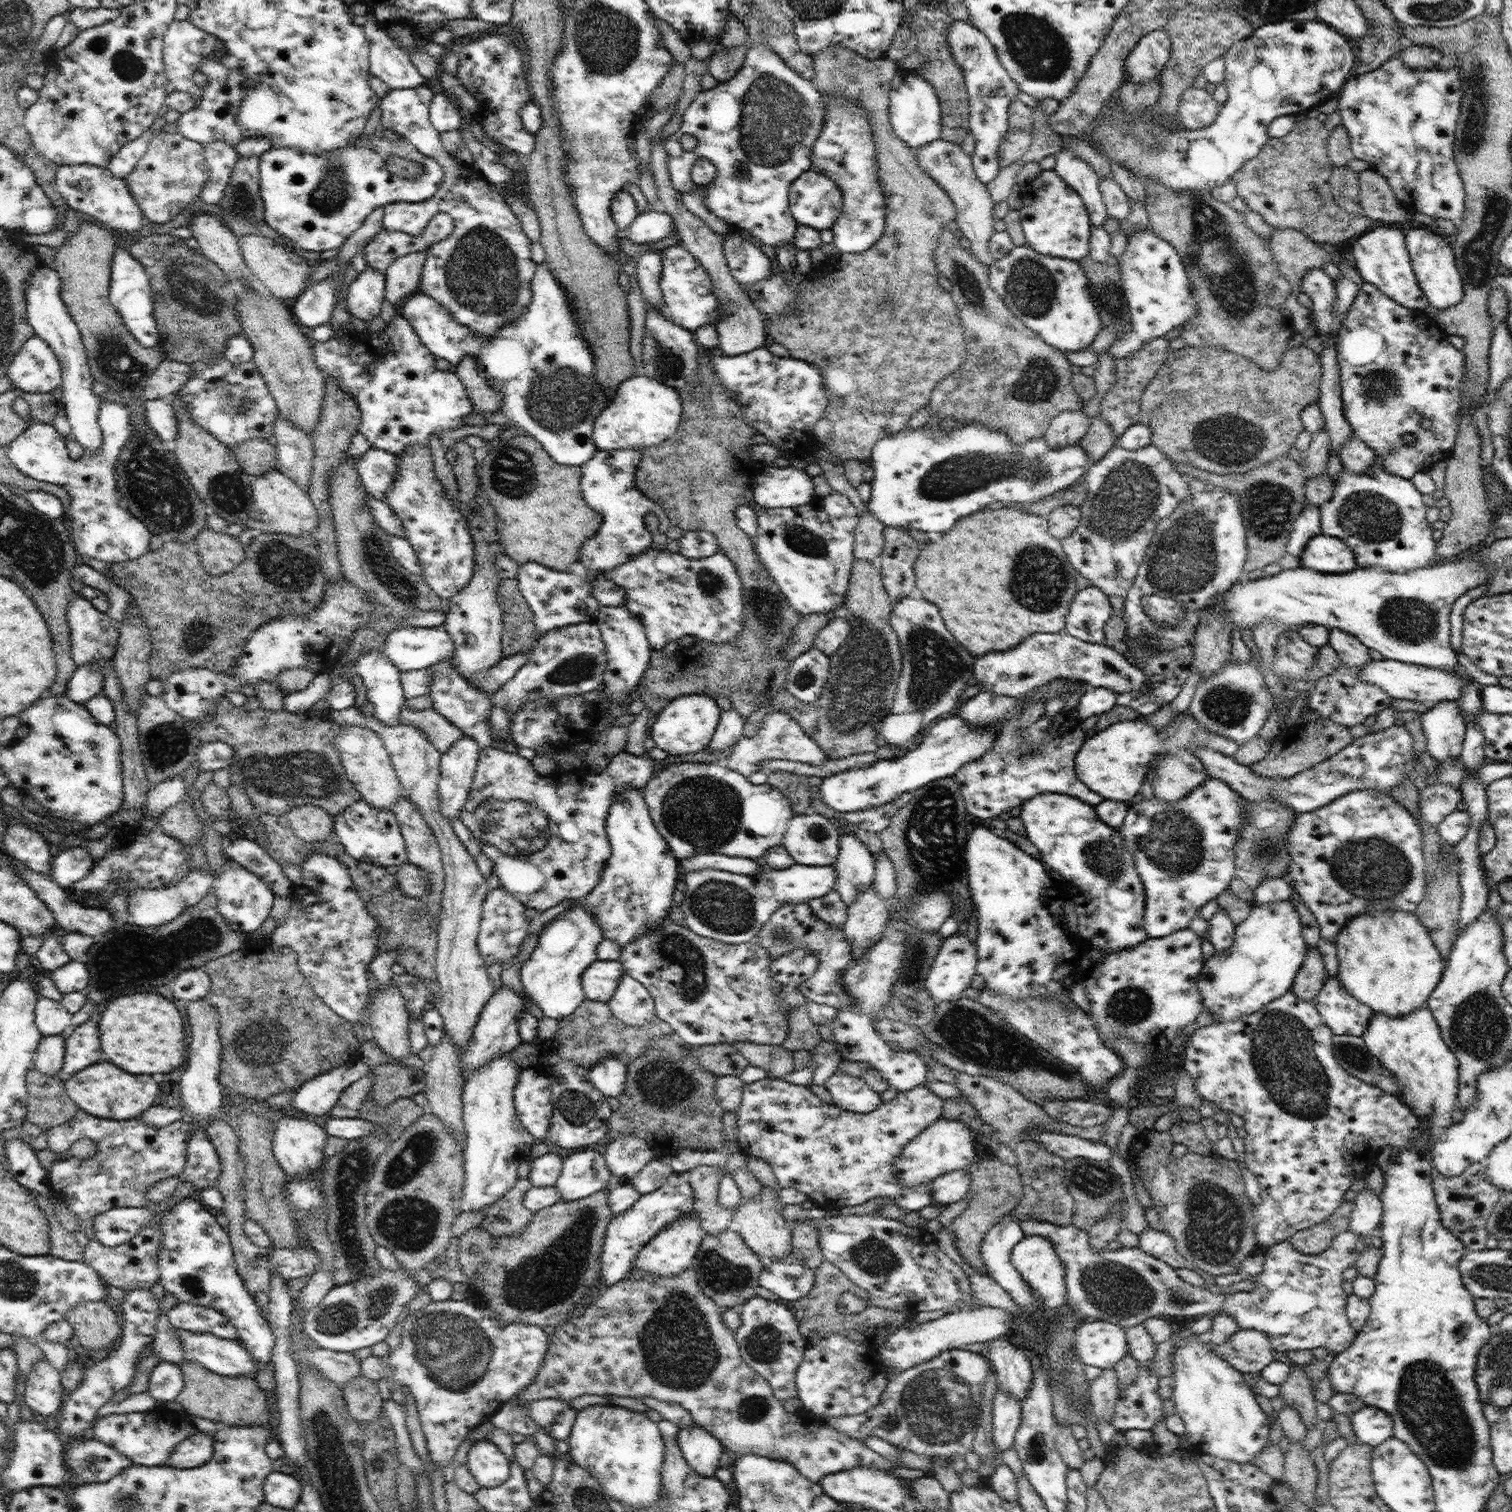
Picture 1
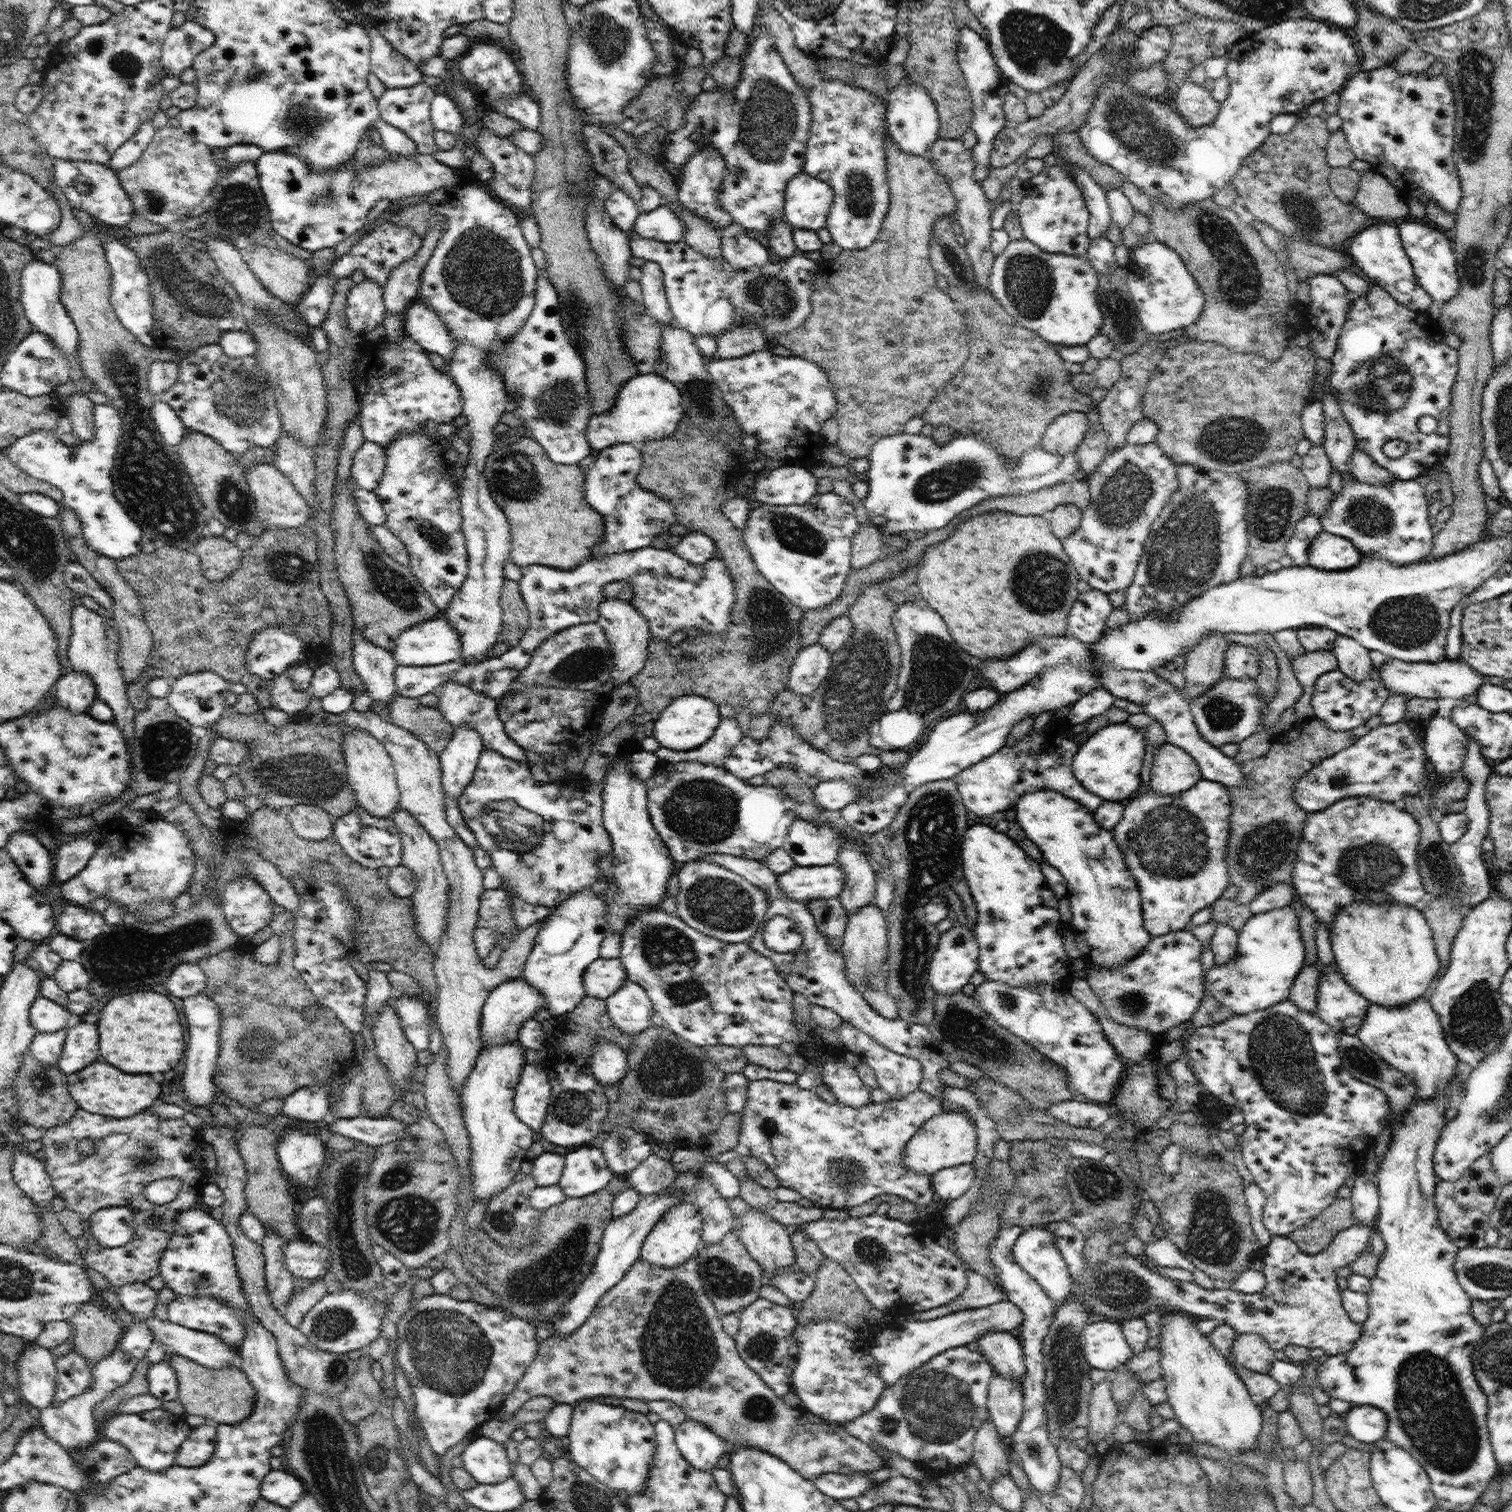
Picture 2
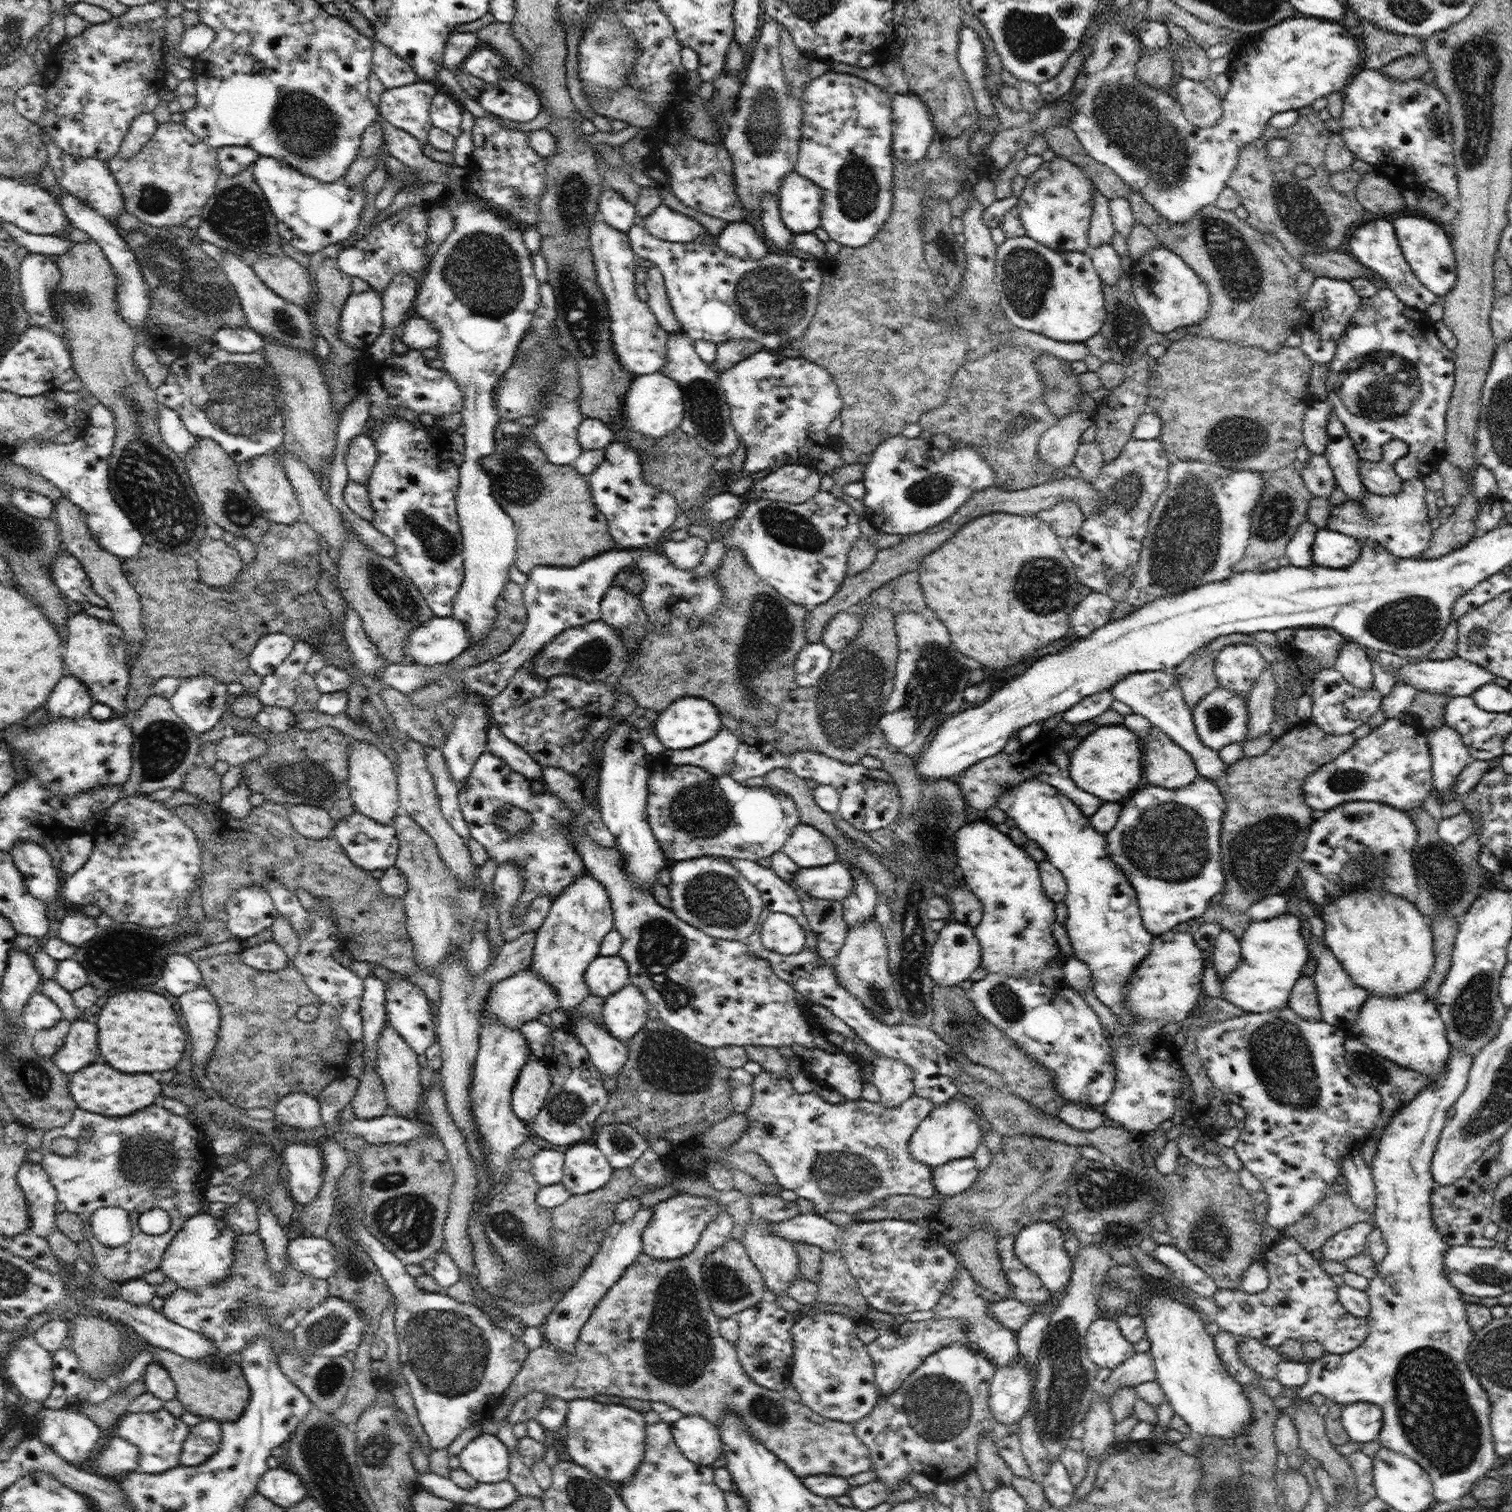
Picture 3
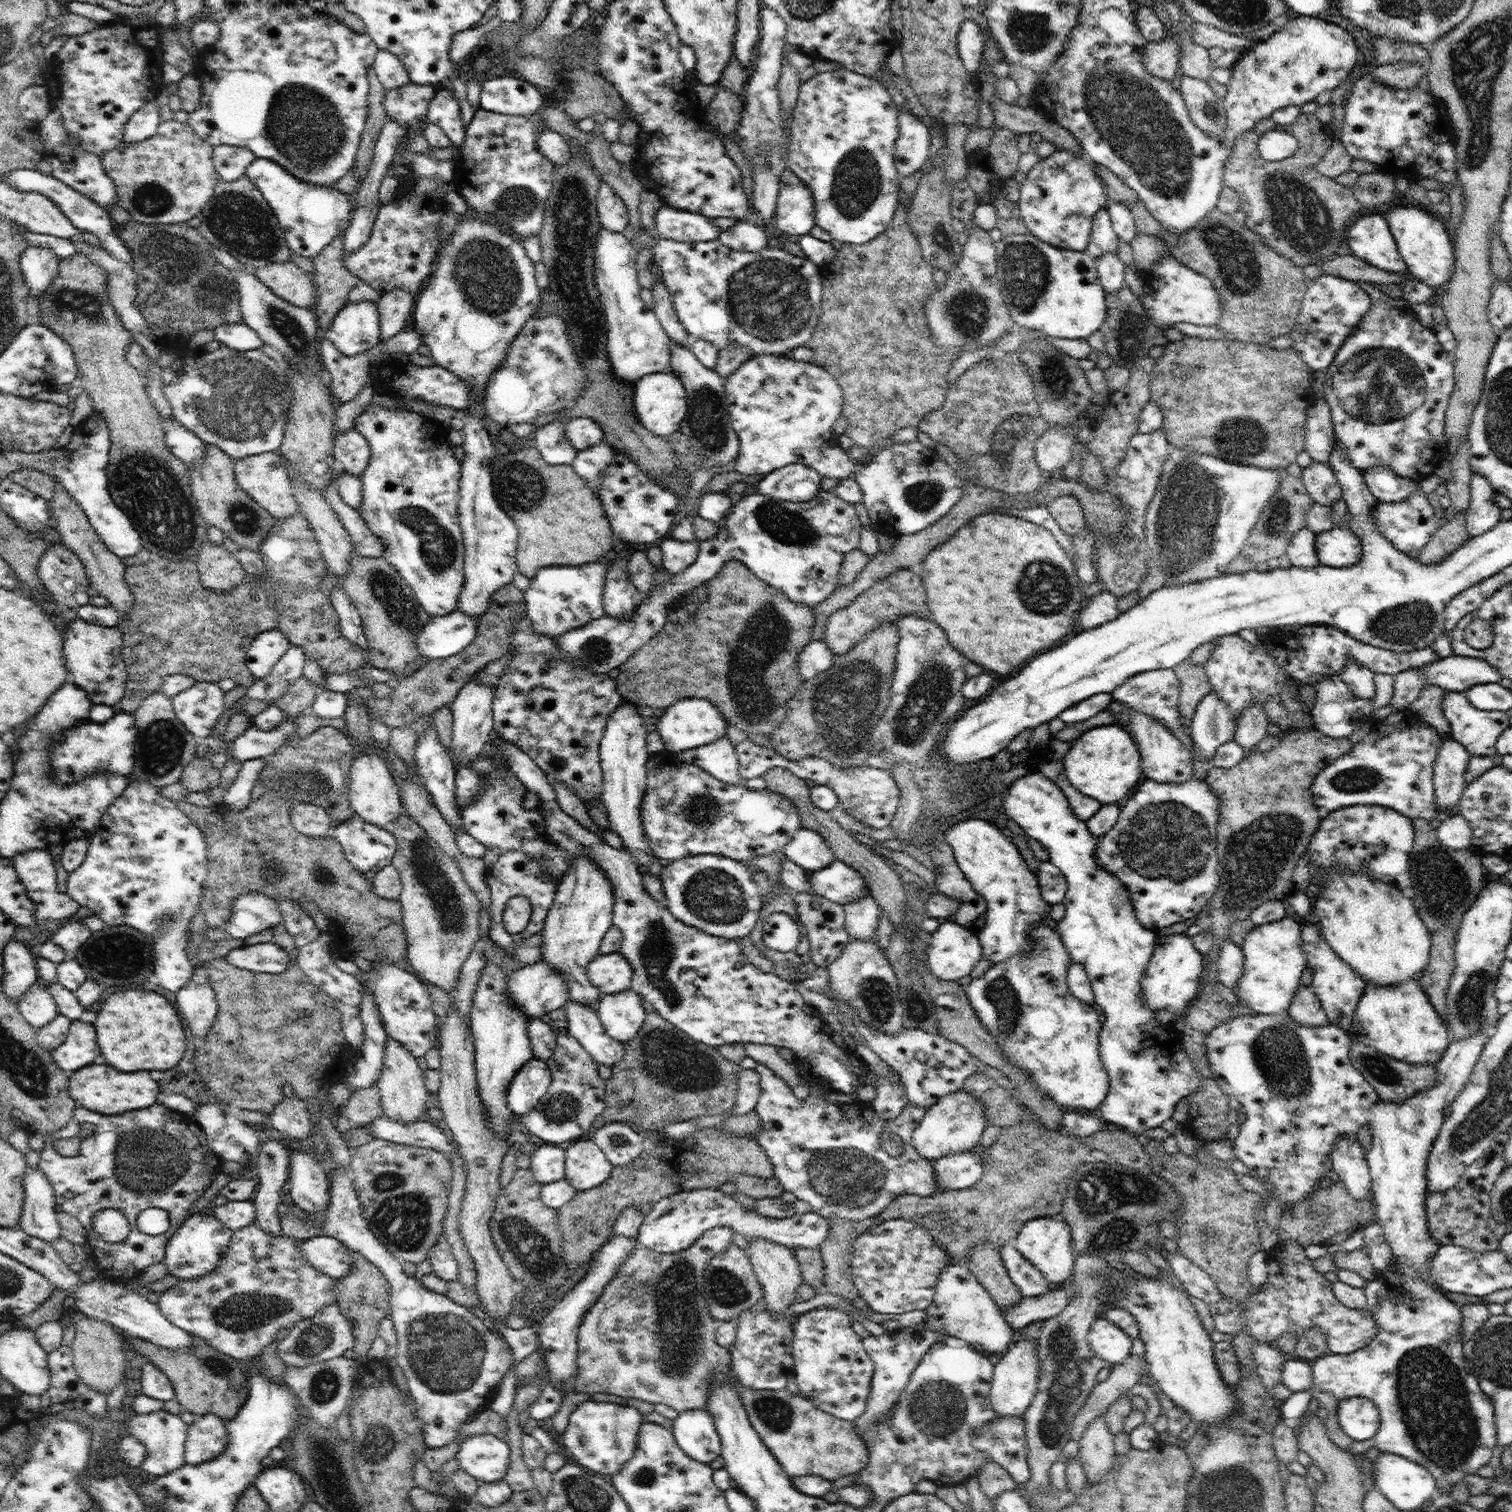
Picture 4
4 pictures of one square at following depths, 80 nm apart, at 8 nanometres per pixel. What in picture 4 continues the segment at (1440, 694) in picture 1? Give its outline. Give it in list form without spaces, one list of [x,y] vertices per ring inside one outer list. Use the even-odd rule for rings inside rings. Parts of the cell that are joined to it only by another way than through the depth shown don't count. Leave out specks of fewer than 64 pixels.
[[[1449,655],[1421,668],[1427,684],[1437,684],[1445,692],[1462,692],[1475,684],[1496,683],[1501,674],[1480,658]]]

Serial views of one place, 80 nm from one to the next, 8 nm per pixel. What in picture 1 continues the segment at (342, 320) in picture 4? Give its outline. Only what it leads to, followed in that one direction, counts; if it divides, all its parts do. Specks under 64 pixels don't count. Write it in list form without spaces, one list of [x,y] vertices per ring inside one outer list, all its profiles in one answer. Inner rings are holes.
[[[367,267],[348,286],[348,295],[345,297],[347,311],[369,324],[370,320],[380,314],[385,301],[385,284],[385,274],[374,272],[372,268]]]

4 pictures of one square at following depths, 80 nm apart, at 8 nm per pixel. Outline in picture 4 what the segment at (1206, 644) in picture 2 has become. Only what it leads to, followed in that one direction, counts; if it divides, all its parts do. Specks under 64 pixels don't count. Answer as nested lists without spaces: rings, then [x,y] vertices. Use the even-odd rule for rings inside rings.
[[[1186,659],[1178,664],[1174,671],[1181,688],[1178,701],[1180,720],[1182,720],[1182,726],[1190,732],[1190,724],[1195,710],[1202,697],[1211,692],[1212,685],[1208,680],[1208,676],[1206,676],[1205,666],[1202,663],[1192,664]]]

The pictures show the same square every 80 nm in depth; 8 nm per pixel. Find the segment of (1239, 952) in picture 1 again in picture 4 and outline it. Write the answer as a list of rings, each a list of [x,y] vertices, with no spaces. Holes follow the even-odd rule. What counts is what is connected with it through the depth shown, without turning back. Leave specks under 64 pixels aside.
[[[1286,916],[1271,923],[1254,926],[1246,935],[1241,946],[1245,956],[1244,968],[1235,995],[1254,1012],[1273,1015],[1289,1010],[1307,967],[1307,956],[1301,947],[1301,927],[1294,917]]]

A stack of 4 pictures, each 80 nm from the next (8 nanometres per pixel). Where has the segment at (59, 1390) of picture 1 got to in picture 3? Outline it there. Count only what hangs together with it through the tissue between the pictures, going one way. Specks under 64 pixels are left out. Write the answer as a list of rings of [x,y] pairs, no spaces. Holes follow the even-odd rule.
[[[34,1335],[13,1342],[8,1359],[2,1359],[2,1373],[16,1386],[23,1399],[44,1402],[55,1385],[53,1353],[42,1348]]]

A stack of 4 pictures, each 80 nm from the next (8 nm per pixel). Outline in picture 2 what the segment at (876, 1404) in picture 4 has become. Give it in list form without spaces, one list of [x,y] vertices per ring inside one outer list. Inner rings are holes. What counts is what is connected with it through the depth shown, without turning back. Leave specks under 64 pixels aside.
[[[1006,1298],[990,1306],[953,1312],[926,1322],[914,1322],[907,1317],[904,1328],[892,1328],[889,1325],[877,1336],[872,1337],[869,1349],[878,1364],[878,1374],[887,1386],[890,1386],[897,1383],[901,1376],[910,1374],[912,1370],[920,1368],[925,1362],[949,1348],[976,1342],[980,1337],[994,1331],[1010,1332],[1018,1329],[1023,1320],[1023,1312]]]

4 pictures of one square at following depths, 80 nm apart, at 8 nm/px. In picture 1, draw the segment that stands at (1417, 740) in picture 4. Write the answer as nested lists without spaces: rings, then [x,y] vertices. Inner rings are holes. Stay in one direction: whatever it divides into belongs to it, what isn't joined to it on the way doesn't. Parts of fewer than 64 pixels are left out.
[[[1392,726],[1378,733],[1368,733],[1363,738],[1356,738],[1349,746],[1324,762],[1315,764],[1304,772],[1288,780],[1268,780],[1254,774],[1250,767],[1238,764],[1232,757],[1206,747],[1196,747],[1195,756],[1206,768],[1208,778],[1226,782],[1231,790],[1241,797],[1262,802],[1275,800],[1289,806],[1296,813],[1312,812],[1318,807],[1330,804],[1338,797],[1348,795],[1352,791],[1384,791],[1390,793],[1402,784],[1402,780],[1414,774],[1416,751],[1414,741],[1405,726]]]

